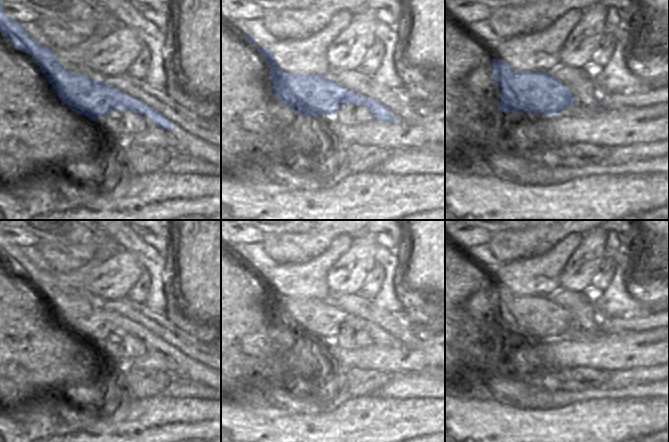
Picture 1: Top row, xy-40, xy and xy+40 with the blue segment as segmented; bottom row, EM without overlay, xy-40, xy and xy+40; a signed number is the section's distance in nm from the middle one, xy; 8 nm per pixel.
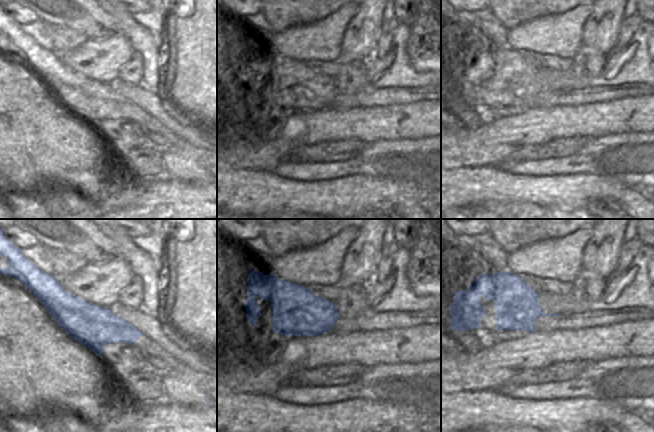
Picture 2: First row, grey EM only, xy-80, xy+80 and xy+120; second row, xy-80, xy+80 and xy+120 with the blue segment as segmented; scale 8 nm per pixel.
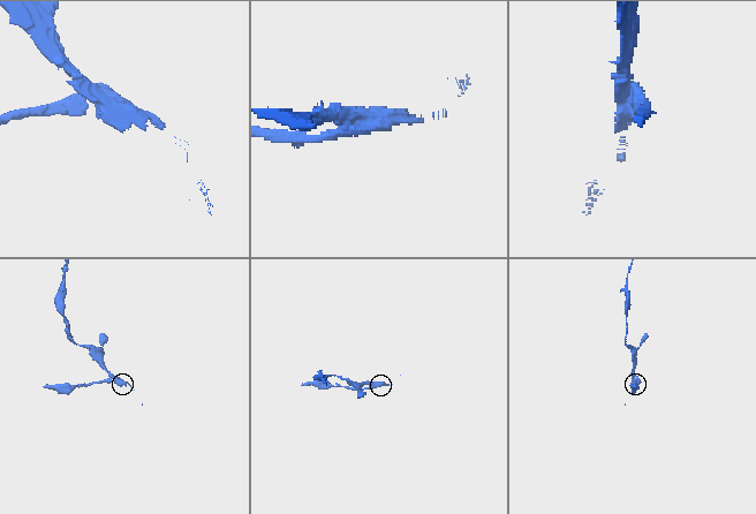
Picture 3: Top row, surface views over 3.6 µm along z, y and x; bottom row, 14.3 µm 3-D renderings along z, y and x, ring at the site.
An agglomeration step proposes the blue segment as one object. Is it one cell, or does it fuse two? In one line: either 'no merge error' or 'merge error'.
merge error

